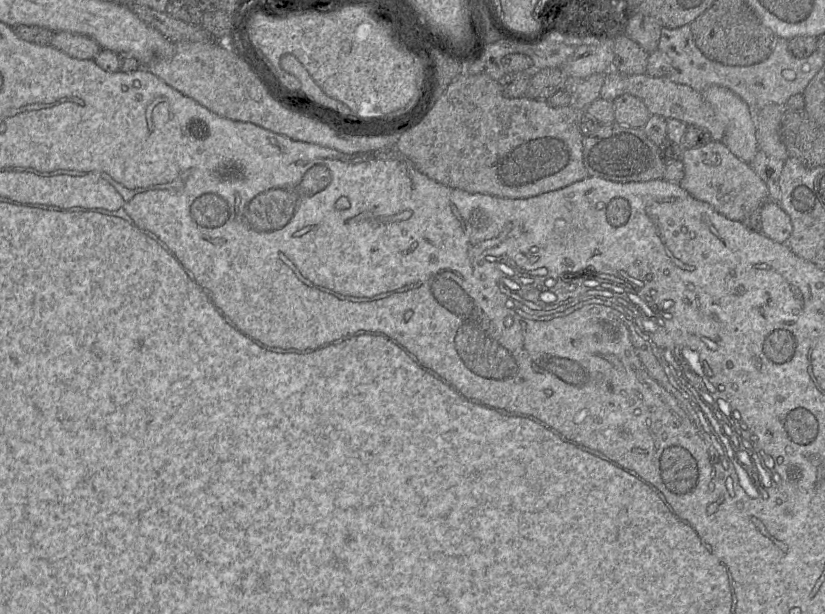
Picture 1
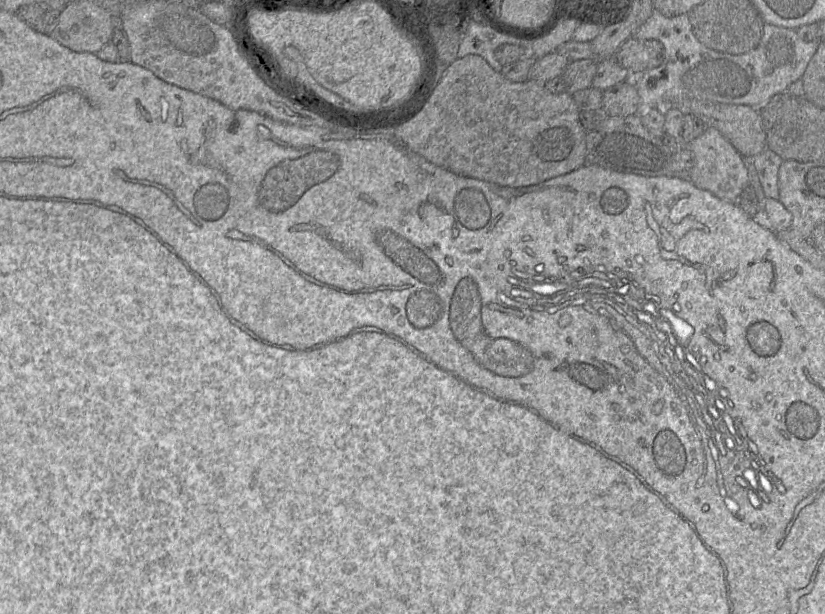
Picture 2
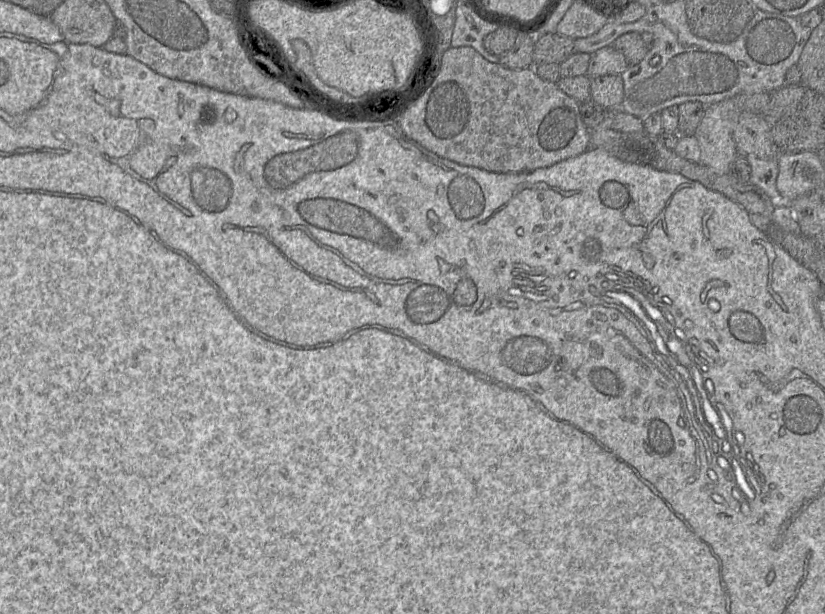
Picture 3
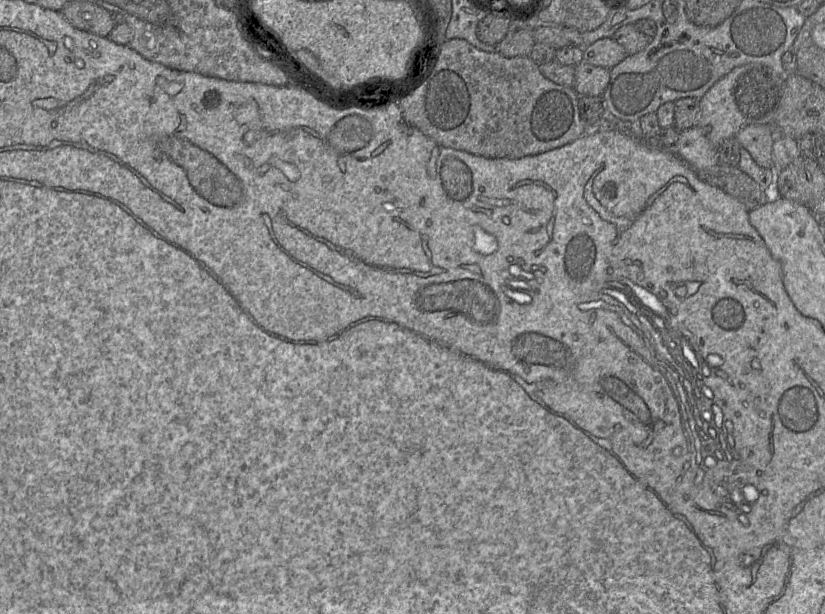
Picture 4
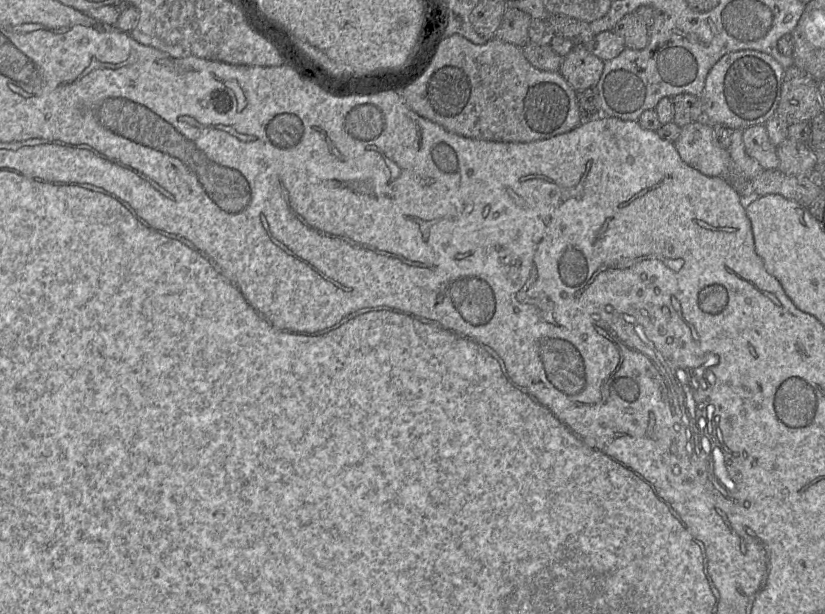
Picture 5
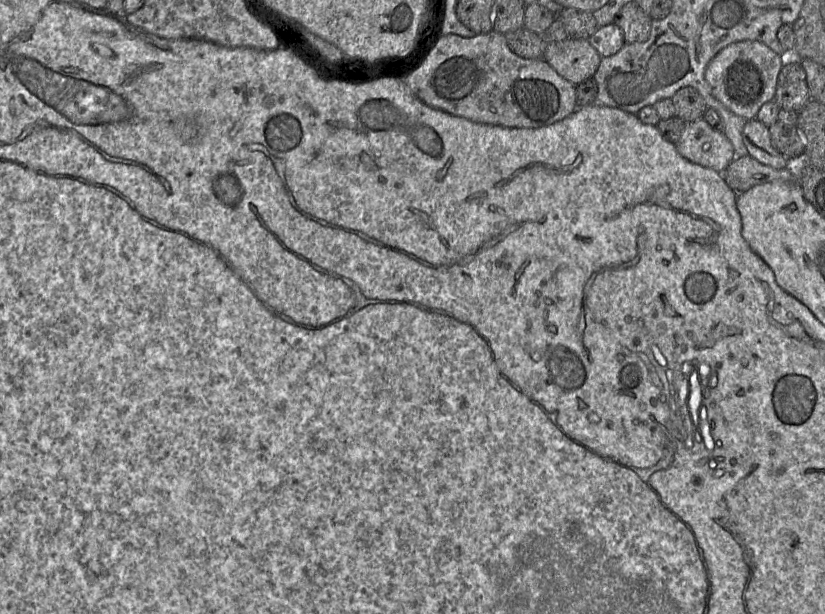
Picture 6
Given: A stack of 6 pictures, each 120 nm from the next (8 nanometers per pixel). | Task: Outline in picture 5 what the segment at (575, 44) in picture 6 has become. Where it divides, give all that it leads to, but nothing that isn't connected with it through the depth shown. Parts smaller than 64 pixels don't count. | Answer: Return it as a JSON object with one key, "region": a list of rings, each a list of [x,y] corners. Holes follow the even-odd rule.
{"region":[[[574,45],[562,58],[559,73],[575,91],[597,85],[604,69],[604,61],[592,54],[585,45]]]}

